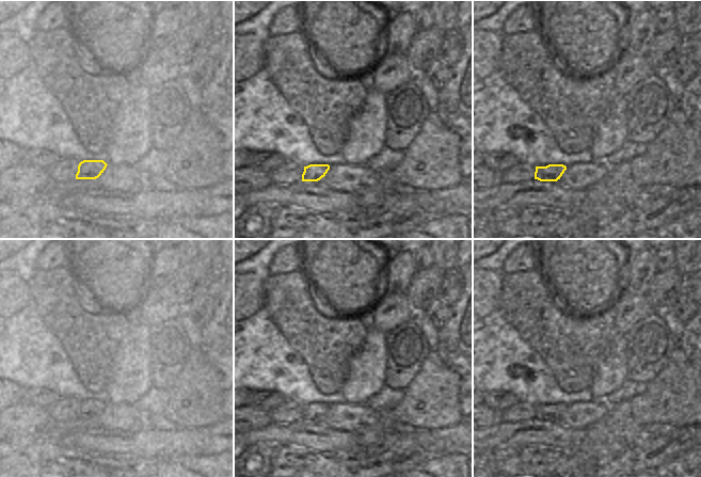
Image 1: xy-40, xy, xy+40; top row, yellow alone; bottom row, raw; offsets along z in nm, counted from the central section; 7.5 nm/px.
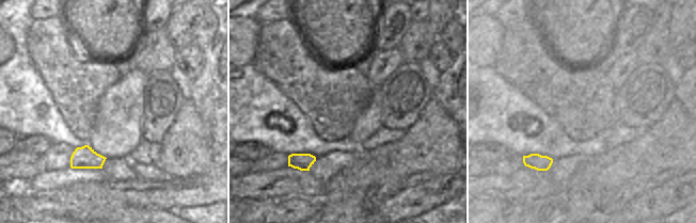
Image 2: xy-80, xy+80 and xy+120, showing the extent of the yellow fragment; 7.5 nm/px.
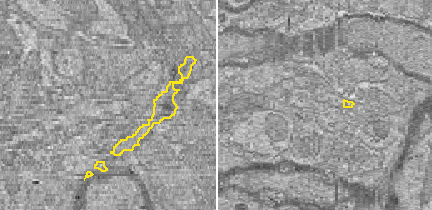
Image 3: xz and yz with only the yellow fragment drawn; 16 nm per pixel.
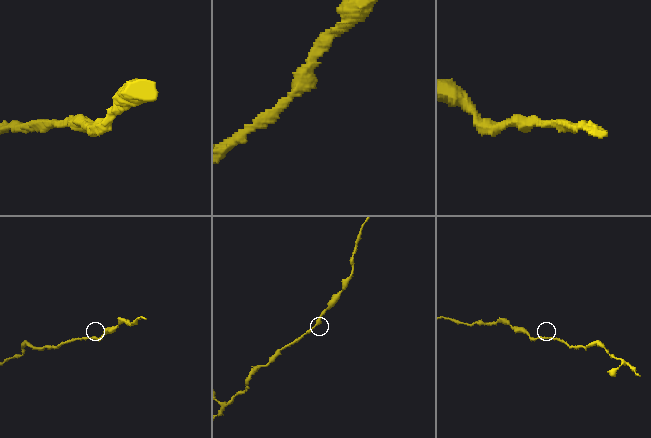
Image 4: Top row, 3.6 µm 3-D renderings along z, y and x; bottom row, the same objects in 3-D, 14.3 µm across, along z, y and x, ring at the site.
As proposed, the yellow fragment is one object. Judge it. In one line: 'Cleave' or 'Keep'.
Keep.

